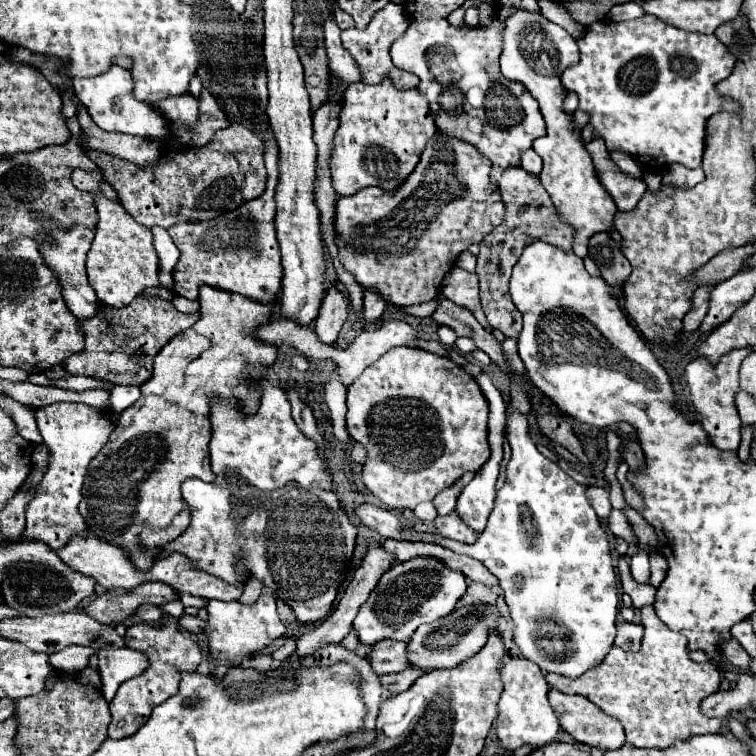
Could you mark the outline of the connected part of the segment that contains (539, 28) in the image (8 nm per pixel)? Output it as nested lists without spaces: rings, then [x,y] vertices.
[[[516,10],[512,16],[508,16],[508,20],[504,20],[502,42],[502,76],[524,84],[524,88],[538,100],[540,112],[548,126],[546,136],[534,140],[534,150],[544,160],[540,182],[552,196],[552,202],[558,208],[562,220],[576,228],[574,254],[584,258],[588,254],[588,238],[596,232],[612,228],[616,204],[598,182],[592,158],[580,142],[580,132],[572,128],[572,116],[562,110],[566,90],[560,84],[560,74],[566,66],[578,62],[578,48],[574,48],[574,38],[564,28],[550,22],[540,12],[528,10]]]

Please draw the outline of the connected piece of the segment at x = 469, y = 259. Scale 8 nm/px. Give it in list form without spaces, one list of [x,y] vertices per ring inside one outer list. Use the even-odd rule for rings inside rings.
[[[464,250],[464,252],[460,254],[460,258],[456,258],[456,266],[458,266],[458,268],[464,268],[464,270],[468,270],[468,272],[474,272],[474,268],[476,268],[476,256],[474,256],[472,252]]]

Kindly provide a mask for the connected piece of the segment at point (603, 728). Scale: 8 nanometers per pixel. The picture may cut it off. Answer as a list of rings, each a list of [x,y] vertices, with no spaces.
[[[550,690],[548,692],[548,700],[550,700],[550,706],[554,708],[554,714],[560,722],[560,726],[572,734],[574,740],[582,742],[582,744],[590,744],[594,748],[600,748],[600,750],[612,750],[612,748],[620,748],[626,738],[624,738],[624,730],[622,730],[622,724],[610,716],[606,716],[604,712],[600,712],[598,706],[594,706],[590,700],[586,700],[584,696],[568,696],[568,694],[562,694],[558,690]]]

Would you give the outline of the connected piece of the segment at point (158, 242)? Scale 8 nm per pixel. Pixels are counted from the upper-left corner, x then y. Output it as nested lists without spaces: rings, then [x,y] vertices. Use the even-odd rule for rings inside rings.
[[[152,228],[154,232],[154,246],[156,246],[156,252],[158,252],[158,258],[160,258],[160,282],[164,288],[168,290],[174,290],[174,282],[172,282],[172,272],[176,268],[176,260],[180,258],[180,252],[174,244],[174,240],[168,236],[166,228]]]

